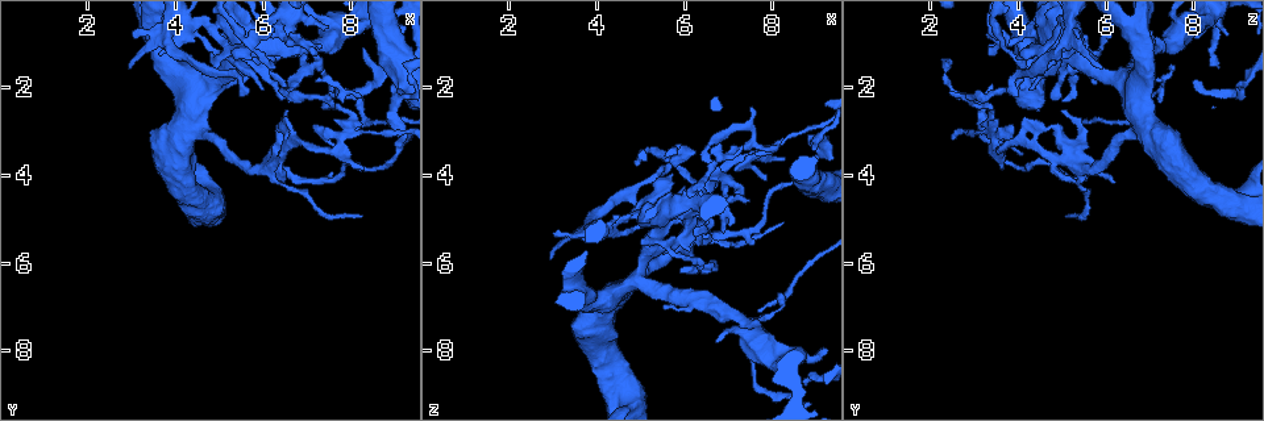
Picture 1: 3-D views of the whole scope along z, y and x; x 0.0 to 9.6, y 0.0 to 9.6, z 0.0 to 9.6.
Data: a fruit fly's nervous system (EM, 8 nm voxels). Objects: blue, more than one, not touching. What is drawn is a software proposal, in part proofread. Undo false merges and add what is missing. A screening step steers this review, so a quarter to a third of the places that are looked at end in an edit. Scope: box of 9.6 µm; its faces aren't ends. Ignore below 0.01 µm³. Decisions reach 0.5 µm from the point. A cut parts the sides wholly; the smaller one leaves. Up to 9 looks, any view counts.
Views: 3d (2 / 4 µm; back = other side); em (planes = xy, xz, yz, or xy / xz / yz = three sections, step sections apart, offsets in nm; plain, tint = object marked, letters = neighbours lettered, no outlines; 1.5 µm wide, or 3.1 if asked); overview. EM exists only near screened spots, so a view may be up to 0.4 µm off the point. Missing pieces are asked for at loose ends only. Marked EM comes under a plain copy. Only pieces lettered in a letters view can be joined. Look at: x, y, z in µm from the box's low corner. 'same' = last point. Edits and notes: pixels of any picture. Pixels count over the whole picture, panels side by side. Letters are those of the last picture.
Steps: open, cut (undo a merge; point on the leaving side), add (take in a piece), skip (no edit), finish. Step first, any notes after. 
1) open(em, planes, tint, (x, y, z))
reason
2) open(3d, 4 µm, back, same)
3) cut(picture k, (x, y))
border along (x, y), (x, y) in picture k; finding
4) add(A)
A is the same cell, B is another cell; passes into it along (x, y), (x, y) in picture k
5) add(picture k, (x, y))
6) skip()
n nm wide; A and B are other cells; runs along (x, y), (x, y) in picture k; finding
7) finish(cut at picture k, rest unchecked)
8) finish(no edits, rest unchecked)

open(3d, 4 µm, (4.50, 2.85, 6.75))
small branch off a trunk

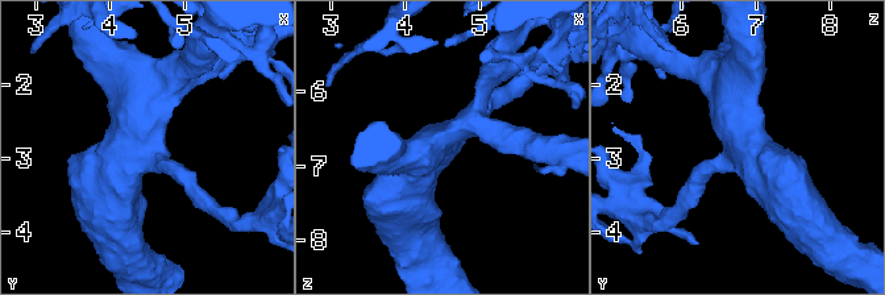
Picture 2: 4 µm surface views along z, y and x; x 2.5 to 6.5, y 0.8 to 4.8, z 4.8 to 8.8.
open(em, xy, step 8, letters, (4.50, 2.95, 6.75))
3 arms; arms of 220, 480, 600 nm

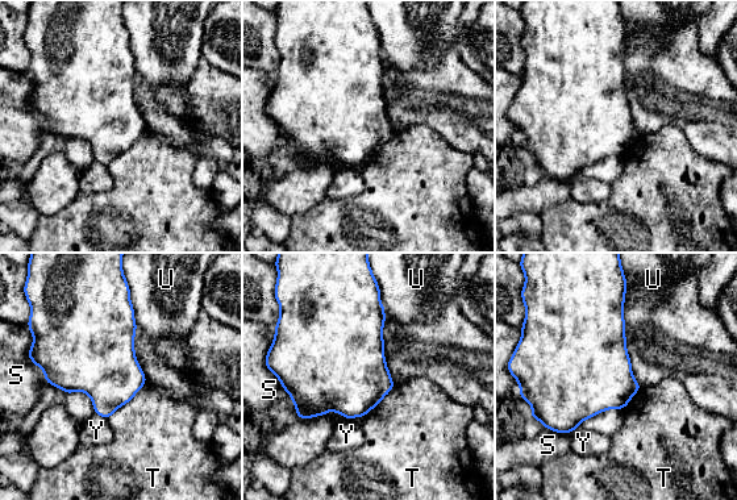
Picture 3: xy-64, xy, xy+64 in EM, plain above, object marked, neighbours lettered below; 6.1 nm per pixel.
open(em, xz, step 8, letters, same)
cut it another way

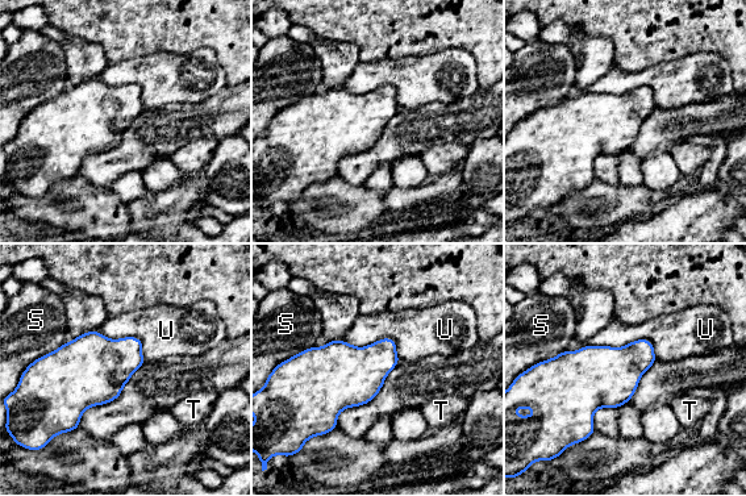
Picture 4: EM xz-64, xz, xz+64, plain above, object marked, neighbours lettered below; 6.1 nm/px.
skip()
U touches over 460 nm; S, T and U are other cells; border along (583, 346), (646, 338), (657, 358) in picture 4; one neuron here

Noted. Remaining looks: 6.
open(em, planes, letters, (3.50, 0.95, 5.30))
sudden change in width

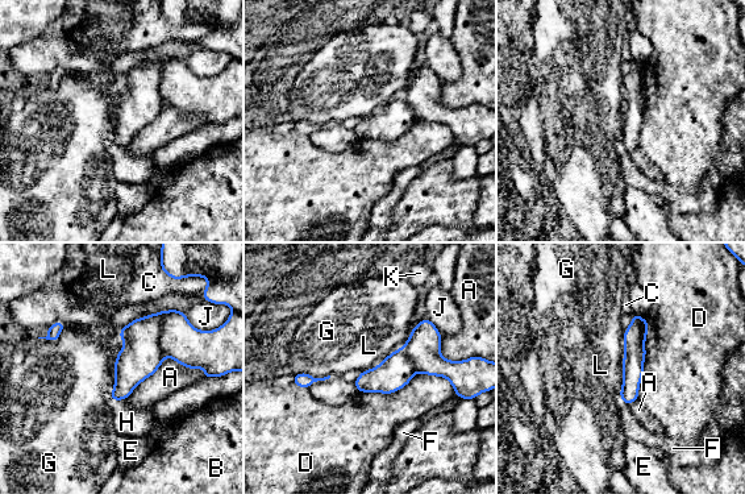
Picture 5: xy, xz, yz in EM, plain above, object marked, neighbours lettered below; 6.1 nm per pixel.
skip()
A, B, C, D, E, F, G, H, J, K and L are other cells; runs along (637, 319), (633, 370), (627, 399) in picture 5; all the same neuron

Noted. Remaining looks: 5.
open(3d, 4 µm, (6.15, 3.80, 5.35))
arms run side by side

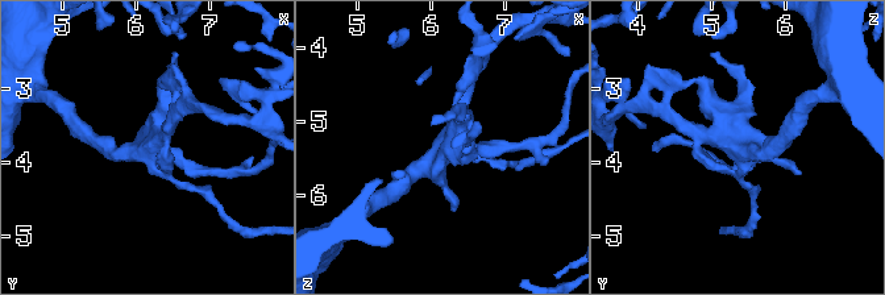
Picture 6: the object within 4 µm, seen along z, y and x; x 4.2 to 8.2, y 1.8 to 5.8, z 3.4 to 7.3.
open(em, xz, step 8, tint, (6.20, 3.80, 5.40))

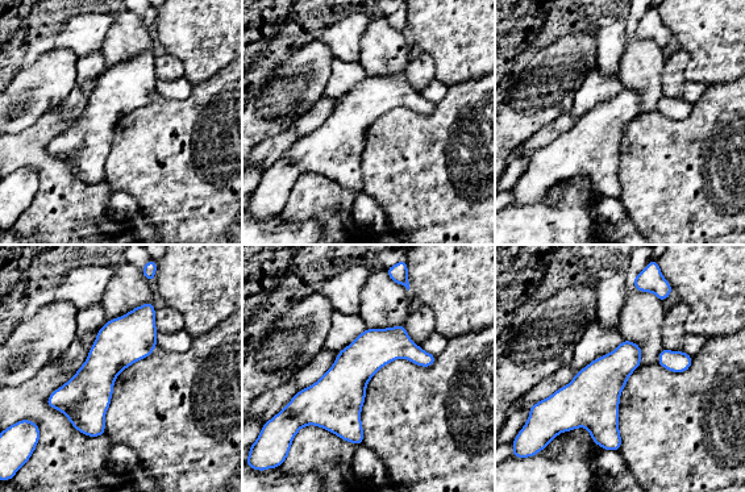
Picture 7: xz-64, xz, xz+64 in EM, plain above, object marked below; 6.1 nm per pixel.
open(em, planes, letters, same)
another direction

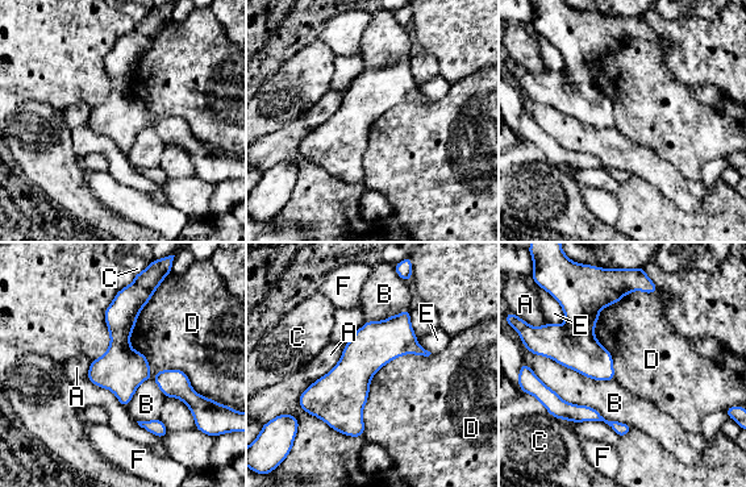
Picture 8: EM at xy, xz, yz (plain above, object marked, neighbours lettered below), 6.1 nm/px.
skip()
B touches over 650 nm; A, B, C, D, E and F are other cells; one neuron here

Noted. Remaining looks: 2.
open(3d, 2 µm, back, (8.10, 2.20, 7.15))
narrows sharply

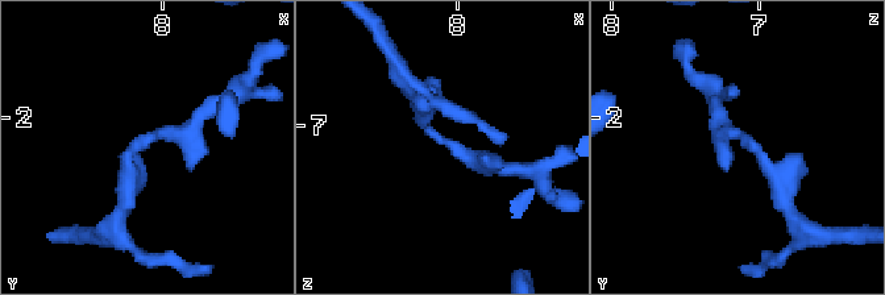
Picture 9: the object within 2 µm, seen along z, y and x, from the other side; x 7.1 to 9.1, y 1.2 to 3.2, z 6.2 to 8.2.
open(em, planes, letters, (8.04, 2.14, 7.14))
shape alone is not enough

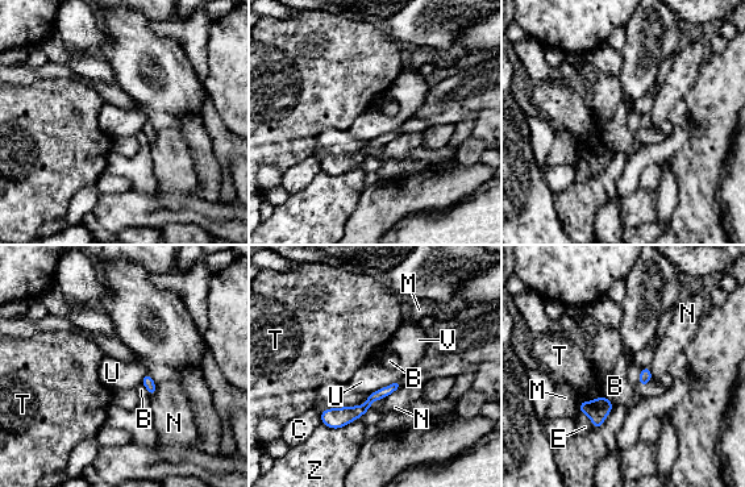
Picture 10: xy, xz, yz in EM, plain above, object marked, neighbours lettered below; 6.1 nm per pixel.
skip()
B, C, E, M, N, T, U, V and Z are other cells; border along (402, 386), (381, 399) in picture 10; all the same neuron

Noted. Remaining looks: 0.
finish(no edits, rest unchecked)

